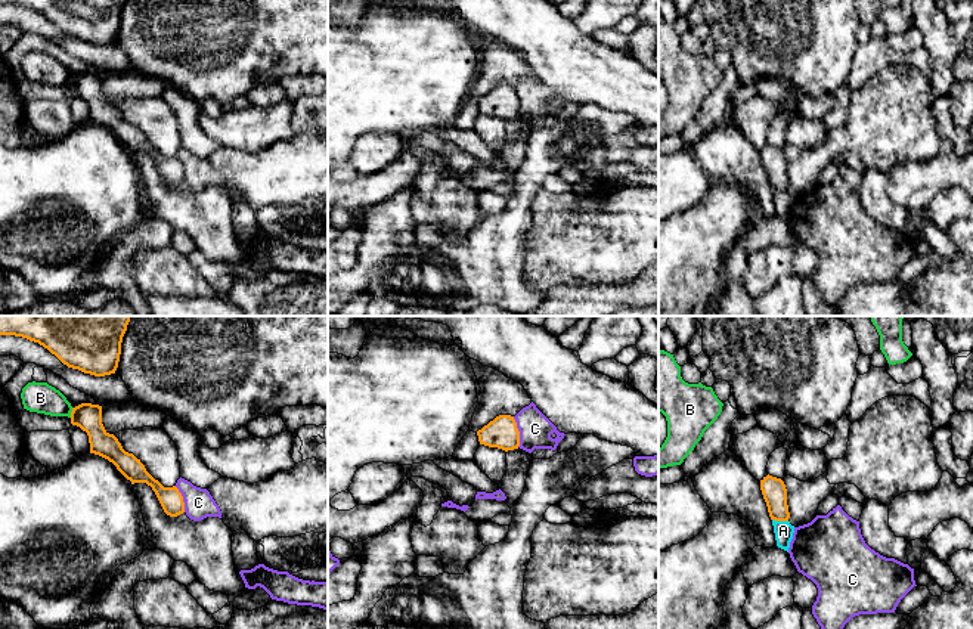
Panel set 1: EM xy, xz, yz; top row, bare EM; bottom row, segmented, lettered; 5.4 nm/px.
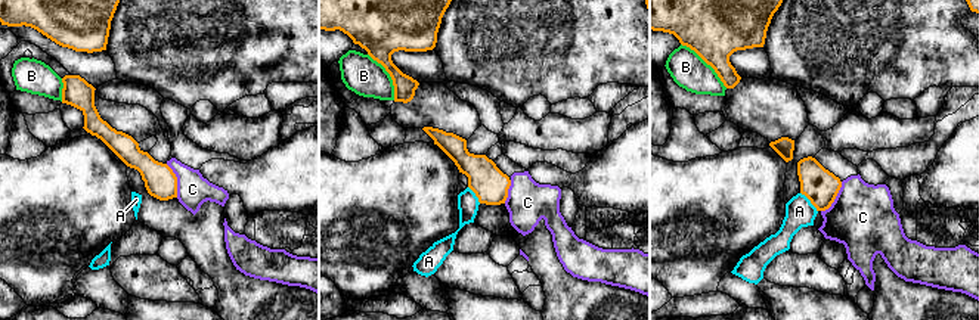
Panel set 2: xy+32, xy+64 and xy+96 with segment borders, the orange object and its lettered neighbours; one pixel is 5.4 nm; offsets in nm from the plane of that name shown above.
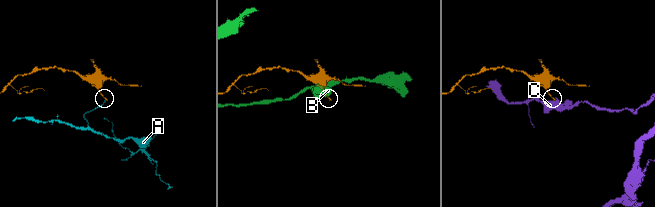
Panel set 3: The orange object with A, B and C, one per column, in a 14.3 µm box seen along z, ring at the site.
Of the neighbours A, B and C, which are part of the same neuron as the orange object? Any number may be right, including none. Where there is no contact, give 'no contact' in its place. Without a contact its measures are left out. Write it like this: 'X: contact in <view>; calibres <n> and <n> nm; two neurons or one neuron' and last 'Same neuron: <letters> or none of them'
A: contact in yz; calibres 130 and 100 nm; two neurons
B: contact in xy; calibres 150 and 170 nm; two neurons
C: contact in xz; calibres 170 and 180 nm; two neurons
Same neuron: none of them

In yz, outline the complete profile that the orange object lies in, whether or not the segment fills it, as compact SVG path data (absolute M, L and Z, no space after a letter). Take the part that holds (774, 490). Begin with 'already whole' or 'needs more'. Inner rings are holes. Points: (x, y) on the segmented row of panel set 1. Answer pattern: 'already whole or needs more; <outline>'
already whole; M766 475L760 480L760 490L771 520L788 521L787 489L781 478Z

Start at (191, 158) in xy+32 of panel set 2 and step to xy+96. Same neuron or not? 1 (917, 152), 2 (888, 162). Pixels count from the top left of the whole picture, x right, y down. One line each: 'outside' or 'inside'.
1: inside
2: inside

